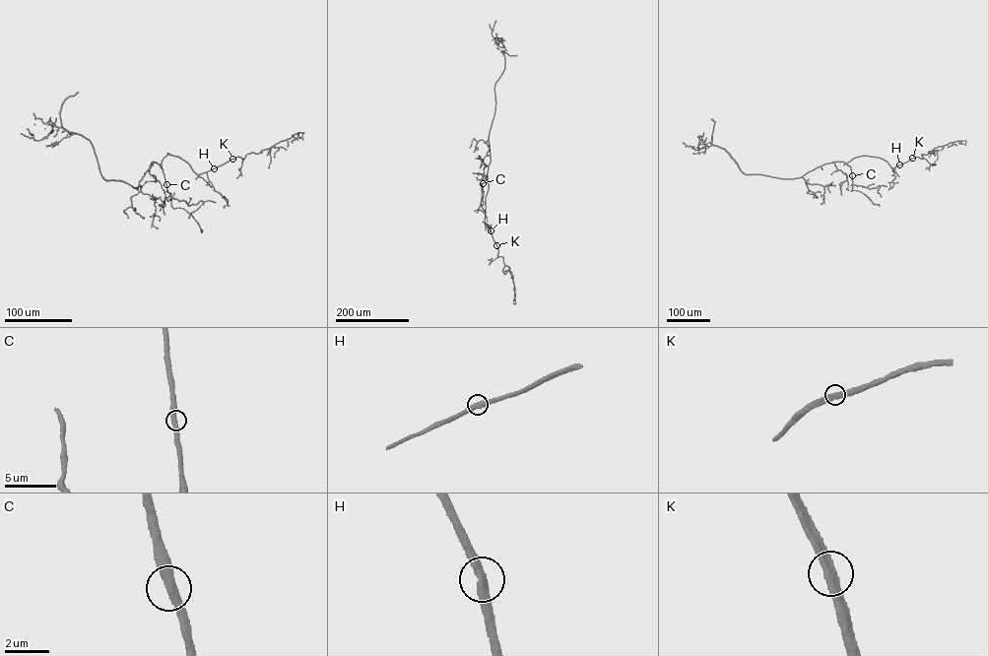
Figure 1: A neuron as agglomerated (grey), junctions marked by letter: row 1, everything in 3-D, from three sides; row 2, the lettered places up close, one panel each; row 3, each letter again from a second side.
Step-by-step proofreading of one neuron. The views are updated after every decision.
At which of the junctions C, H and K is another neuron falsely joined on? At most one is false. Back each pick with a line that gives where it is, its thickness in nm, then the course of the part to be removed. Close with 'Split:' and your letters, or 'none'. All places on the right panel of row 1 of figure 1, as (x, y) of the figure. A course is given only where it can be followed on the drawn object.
Split: none

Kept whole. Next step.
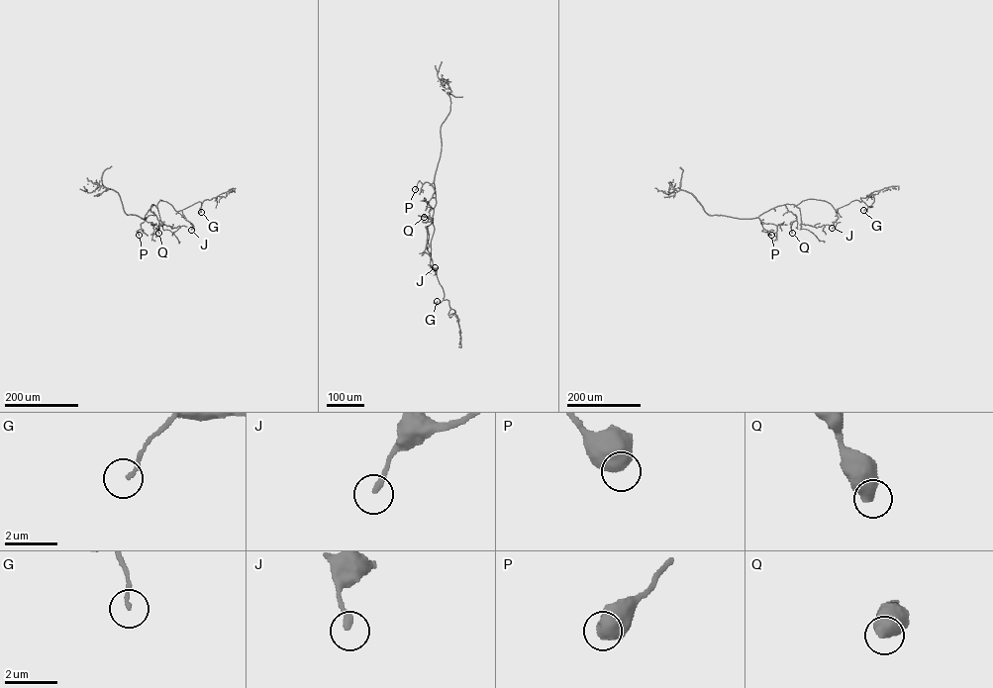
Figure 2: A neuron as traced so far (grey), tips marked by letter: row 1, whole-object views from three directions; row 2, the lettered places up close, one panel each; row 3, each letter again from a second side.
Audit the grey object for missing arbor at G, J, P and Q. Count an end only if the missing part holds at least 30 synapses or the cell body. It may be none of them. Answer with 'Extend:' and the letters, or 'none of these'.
Extend: none of these

